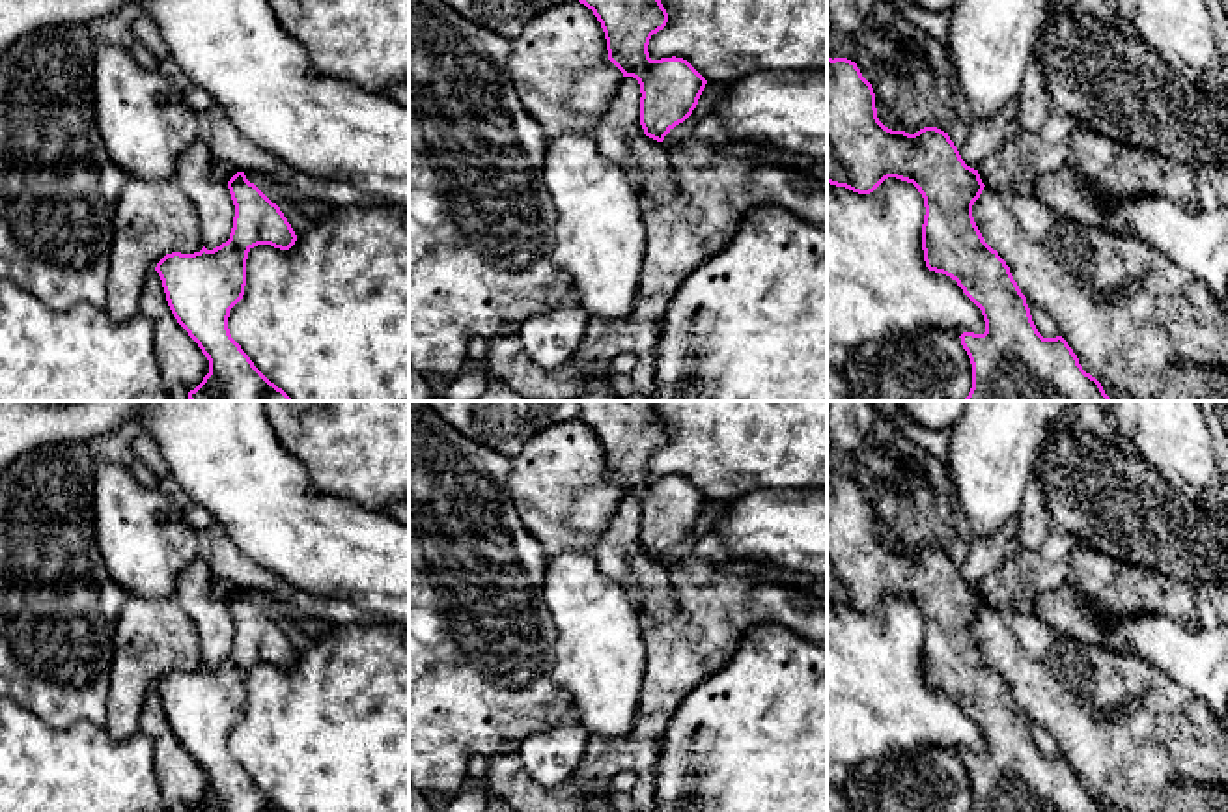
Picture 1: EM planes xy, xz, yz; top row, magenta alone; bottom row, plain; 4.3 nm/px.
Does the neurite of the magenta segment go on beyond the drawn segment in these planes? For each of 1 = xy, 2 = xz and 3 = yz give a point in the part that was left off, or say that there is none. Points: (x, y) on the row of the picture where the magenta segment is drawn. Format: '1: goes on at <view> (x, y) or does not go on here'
1: does not go on here
2: does not go on here
3: does not go on here

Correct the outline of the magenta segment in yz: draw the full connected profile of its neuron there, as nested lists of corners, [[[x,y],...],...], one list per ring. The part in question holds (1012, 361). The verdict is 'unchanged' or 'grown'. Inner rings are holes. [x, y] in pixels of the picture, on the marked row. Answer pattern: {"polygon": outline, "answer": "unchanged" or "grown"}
{"polygon": [[[827,56],[827,183],[870,194],[888,177],[913,183],[924,198],[926,267],[956,280],[982,310],[985,332],[959,336],[972,364],[972,388],[965,401],[1114,401],[1082,370],[1062,336],[1043,338],[1038,332],[1010,267],[984,241],[974,222],[972,205],[985,185],[978,170],[965,164],[948,133],[924,127],[909,134],[885,127],[877,118],[873,88],[857,63]]], "answer": "unchanged"}

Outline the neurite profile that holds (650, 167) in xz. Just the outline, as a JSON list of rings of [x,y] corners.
[[[646,134],[631,142],[629,172],[640,194],[655,202],[676,196],[676,172],[670,164],[670,149]]]

